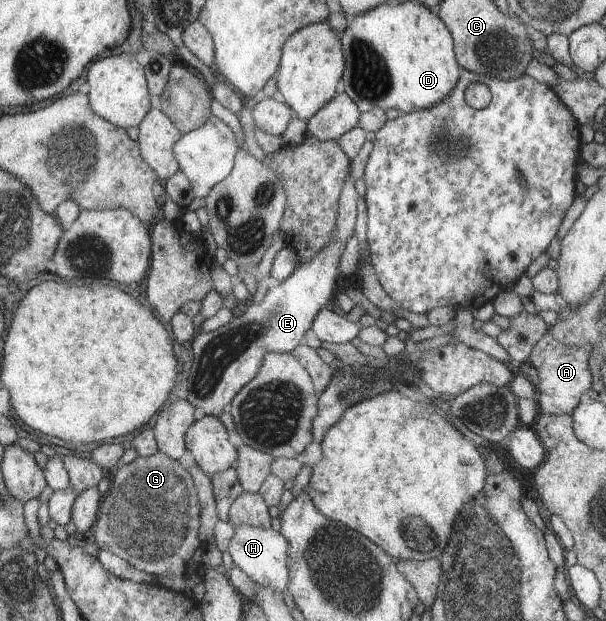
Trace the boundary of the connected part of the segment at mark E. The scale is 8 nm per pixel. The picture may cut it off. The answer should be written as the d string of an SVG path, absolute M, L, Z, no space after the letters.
M351 174L347 175L338 200L337 224L332 233L332 241L326 247L323 247L308 263L299 264L293 271L293 274L281 281L281 284L271 287L261 302L248 303L248 308L243 314L234 316L228 323L220 326L217 330L210 332L201 331L195 334L190 347L194 356L192 366L185 378L187 379L187 390L189 391L187 400L197 410L203 410L206 415L220 418L223 408L228 408L227 404L232 401L239 389L256 375L264 354L268 352L292 352L299 345L304 344L317 313L334 301L337 293L336 278L340 274L339 259L343 254L343 250L345 250L347 239L354 233L354 226L356 225L357 201L360 196L355 189L355 181Z

